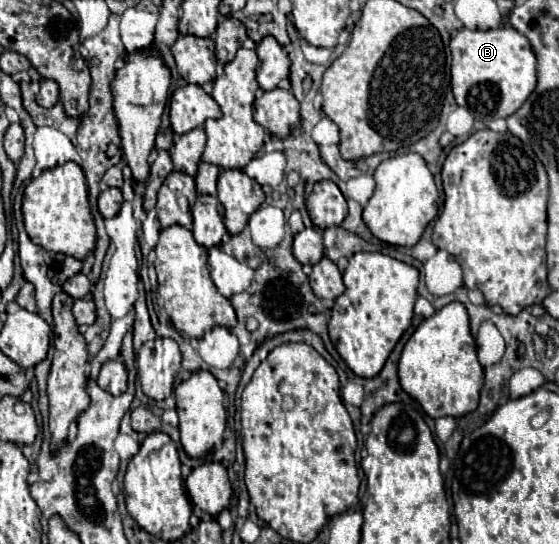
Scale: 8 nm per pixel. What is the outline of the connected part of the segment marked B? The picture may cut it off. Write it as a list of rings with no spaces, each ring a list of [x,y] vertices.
[[[461,28],[451,38],[451,90],[459,106],[475,112],[483,122],[491,118],[507,118],[515,110],[521,108],[521,104],[527,100],[527,96],[535,90],[537,74],[535,74],[535,54],[531,50],[529,40],[519,34],[513,28],[495,28],[495,30],[467,30]]]

